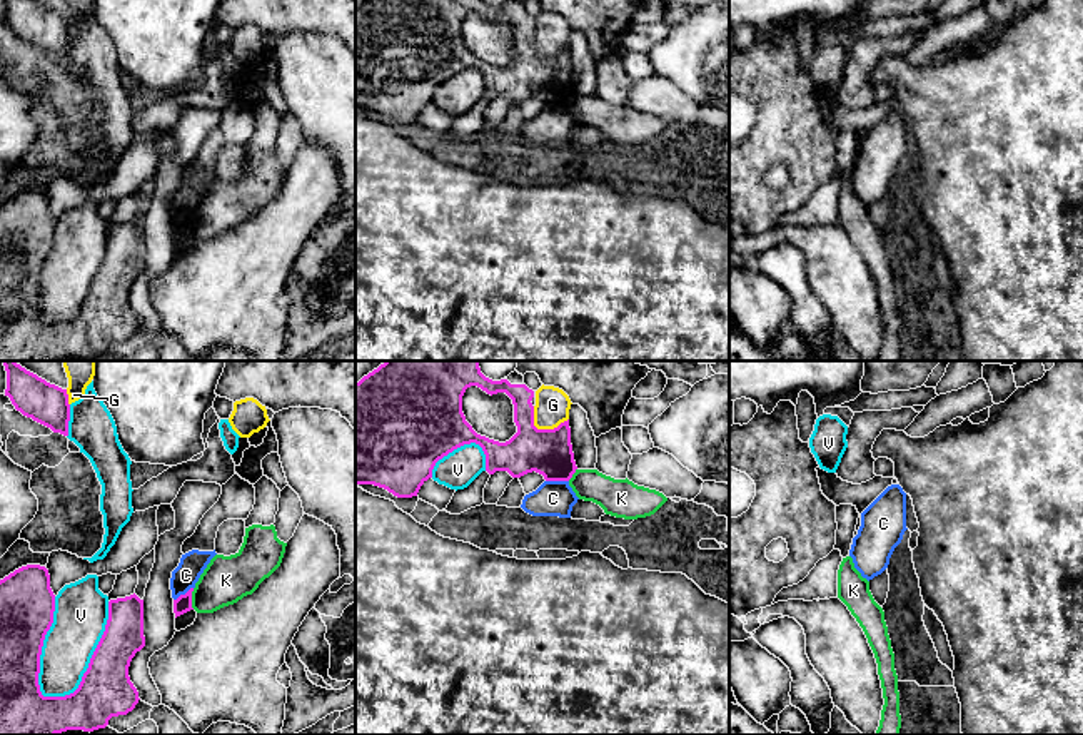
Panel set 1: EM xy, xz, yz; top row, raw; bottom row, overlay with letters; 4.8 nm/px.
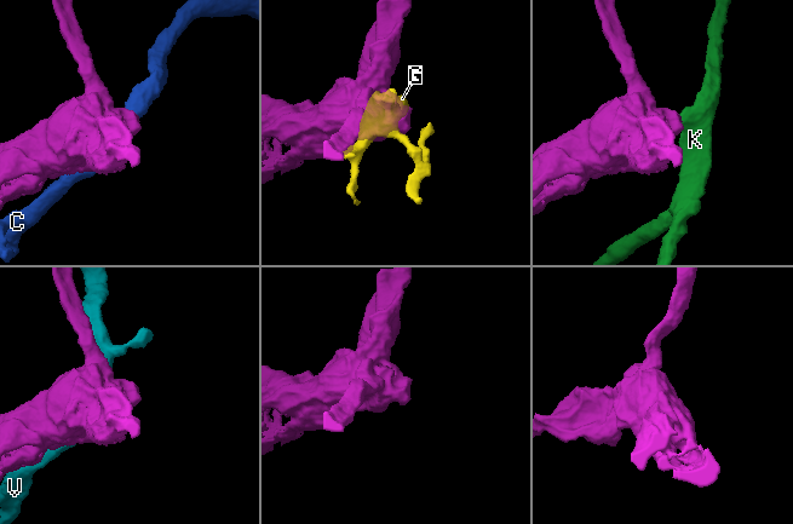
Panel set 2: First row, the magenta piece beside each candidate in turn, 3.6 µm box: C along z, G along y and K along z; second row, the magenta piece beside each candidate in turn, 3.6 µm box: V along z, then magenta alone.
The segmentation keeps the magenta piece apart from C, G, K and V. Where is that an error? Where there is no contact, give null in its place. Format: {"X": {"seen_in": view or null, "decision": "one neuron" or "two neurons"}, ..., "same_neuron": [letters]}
{"C": {"seen_in": "xz", "decision": "two neurons"}, "G": {"seen_in": "xz", "decision": "two neurons"}, "K": {"seen_in": "xy", "decision": "two neurons"}, "V": {"seen_in": "xy", "decision": "two neurons"}, "same_neuron": []}

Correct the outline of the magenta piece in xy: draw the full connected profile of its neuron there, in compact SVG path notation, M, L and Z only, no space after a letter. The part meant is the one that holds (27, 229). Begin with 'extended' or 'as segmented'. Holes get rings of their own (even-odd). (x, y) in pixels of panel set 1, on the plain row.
as segmented; M27 190L0 205L0 361L57 361L67 356L105 354L112 342L127 341L139 329L128 292L145 272L144 226L135 219L108 227L105 257L78 314L65 322L43 322L38 311L40 281L53 249L55 220L45 192Z

